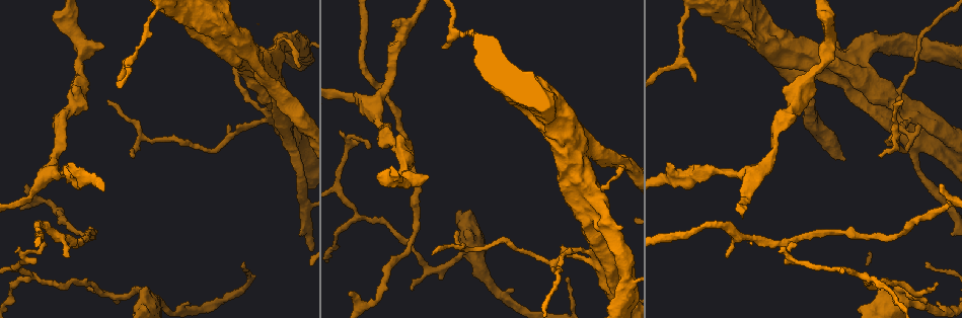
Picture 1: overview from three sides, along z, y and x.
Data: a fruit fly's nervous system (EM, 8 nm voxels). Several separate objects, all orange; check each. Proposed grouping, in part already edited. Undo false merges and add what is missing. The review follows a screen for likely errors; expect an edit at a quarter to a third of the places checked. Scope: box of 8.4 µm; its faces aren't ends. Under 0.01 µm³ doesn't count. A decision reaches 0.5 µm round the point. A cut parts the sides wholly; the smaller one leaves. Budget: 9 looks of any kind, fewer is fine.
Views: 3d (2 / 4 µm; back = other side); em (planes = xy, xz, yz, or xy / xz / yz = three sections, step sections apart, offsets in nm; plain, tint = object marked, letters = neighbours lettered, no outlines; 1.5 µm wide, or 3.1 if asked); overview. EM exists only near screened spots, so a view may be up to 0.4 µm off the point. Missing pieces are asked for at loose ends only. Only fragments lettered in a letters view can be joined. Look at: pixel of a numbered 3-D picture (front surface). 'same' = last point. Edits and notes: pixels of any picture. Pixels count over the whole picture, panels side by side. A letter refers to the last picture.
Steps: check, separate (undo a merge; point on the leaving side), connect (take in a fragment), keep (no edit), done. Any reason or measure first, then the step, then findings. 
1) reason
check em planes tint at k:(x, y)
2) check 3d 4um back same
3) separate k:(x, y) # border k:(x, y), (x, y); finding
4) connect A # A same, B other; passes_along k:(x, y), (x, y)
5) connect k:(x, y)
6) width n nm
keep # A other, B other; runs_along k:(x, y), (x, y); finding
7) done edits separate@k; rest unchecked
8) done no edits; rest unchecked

an open end
check 3d 2um at 1:(428, 176)

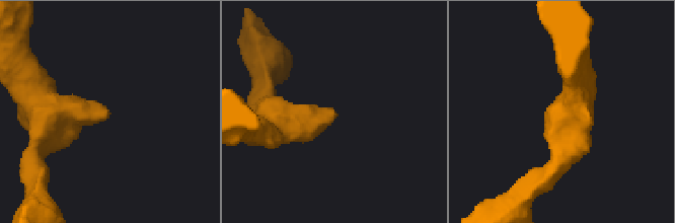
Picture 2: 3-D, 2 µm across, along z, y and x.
check em xz step 8 letters at 2:(334, 116)

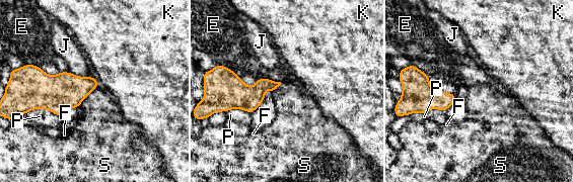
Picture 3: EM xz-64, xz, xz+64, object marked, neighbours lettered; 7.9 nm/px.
keep # E other, F other, J other, K other, P other, S other; border 3:(68, 71), (79, 76), (93, 77); none of them fits

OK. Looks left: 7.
branch stops here
check 3d 4um back at 1:(350, 295)

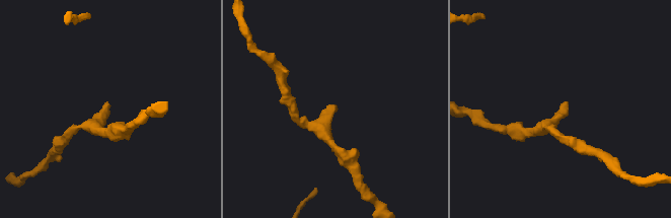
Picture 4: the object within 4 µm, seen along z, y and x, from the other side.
need the tissue
check em planes letters at 4:(106, 104)

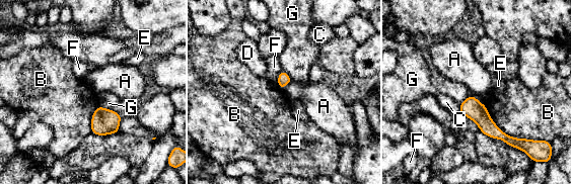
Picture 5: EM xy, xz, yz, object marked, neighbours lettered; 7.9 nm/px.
keep # A other, B other, C other, D other, E other, F other, G other; border 5:(291, 79), (285, 86), (280, 88); no lettered fragment goes on from it

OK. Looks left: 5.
tapers out
check 3d 4um at 1:(797, 244)

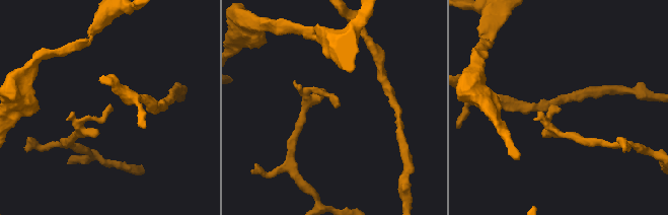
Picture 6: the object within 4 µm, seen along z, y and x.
check em planes plain at 6:(112, 107)

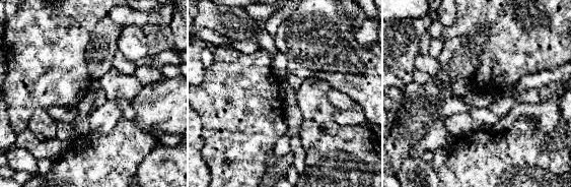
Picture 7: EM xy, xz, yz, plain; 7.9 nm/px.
what lies round it
check em planes letters same

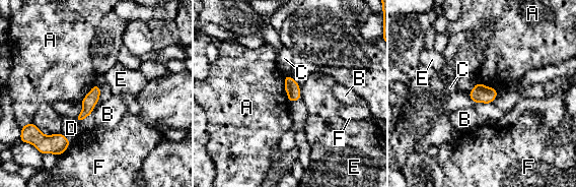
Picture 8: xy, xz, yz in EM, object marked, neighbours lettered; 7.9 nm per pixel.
width 110 nm
keep # A other, B other, C other, D other, E other, F other; border 8:(299, 86), (301, 99); none of them fits

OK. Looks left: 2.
four-way junction
check em planes letters at 1:(898, 294)

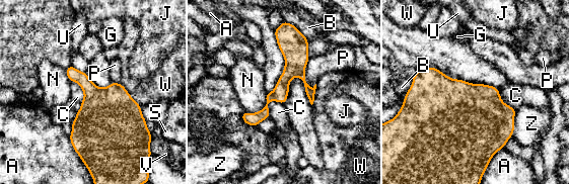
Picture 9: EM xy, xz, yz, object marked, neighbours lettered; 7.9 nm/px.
width 120 nm
keep # A other, B other, C other, G other, J other, N other, P other, S other, U other, V other, W other, Z other; runs_along 9:(295, 30), (294, 67), (266, 109), (247, 120); all the same neuron

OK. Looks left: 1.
done no edits; rest unchecked

